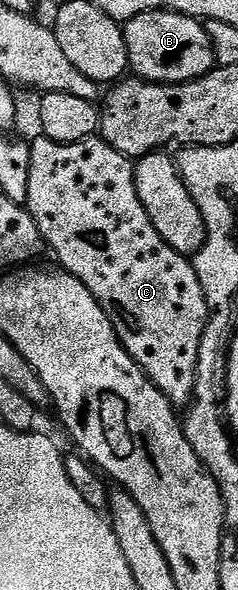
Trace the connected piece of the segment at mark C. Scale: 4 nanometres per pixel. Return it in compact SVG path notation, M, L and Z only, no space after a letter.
M37 137L36 140L31 140L30 146L32 148L30 153L30 189L28 190L26 206L38 225L41 240L46 244L47 250L49 247L56 254L56 259L60 262L57 264L69 275L82 281L82 285L86 285L86 289L90 289L90 293L94 293L94 297L110 317L121 345L128 350L133 361L148 374L148 380L171 401L173 407L177 409L187 408L192 401L194 385L196 384L196 370L198 369L198 353L202 345L204 330L208 324L206 293L202 293L202 281L198 281L198 273L193 260L187 255L180 255L174 249L170 249L170 245L166 245L166 241L162 241L162 237L158 237L158 229L154 229L154 225L138 197L136 169L133 160L129 159L127 155L118 153L118 149L114 149L99 137L93 137L93 139L85 137L79 141L66 143L55 143L49 139Z

